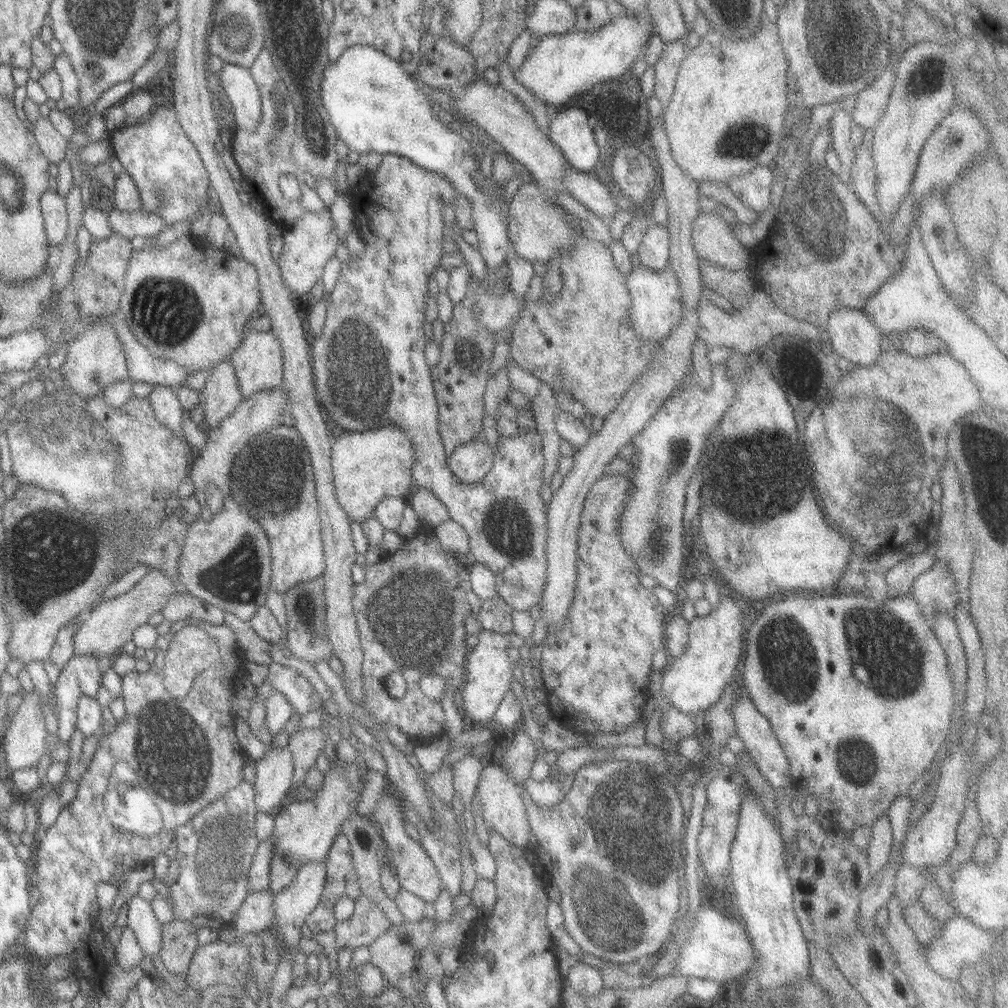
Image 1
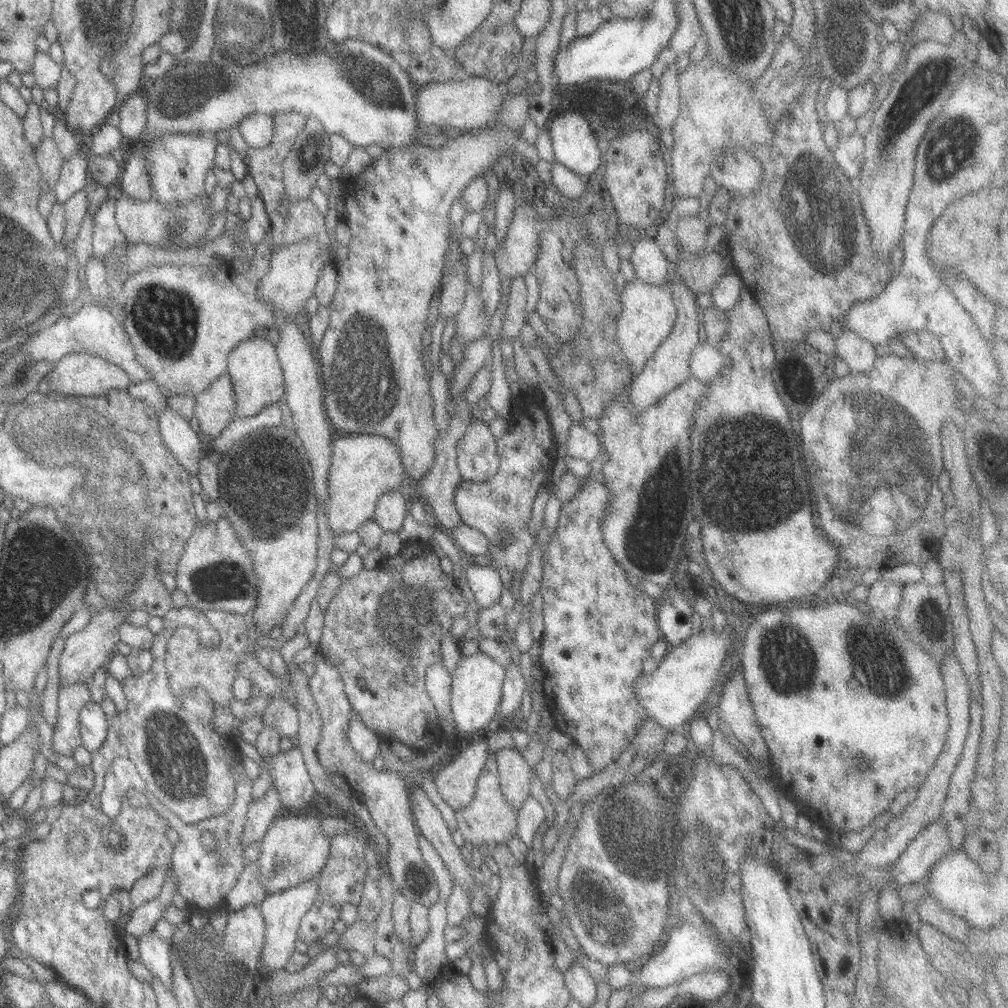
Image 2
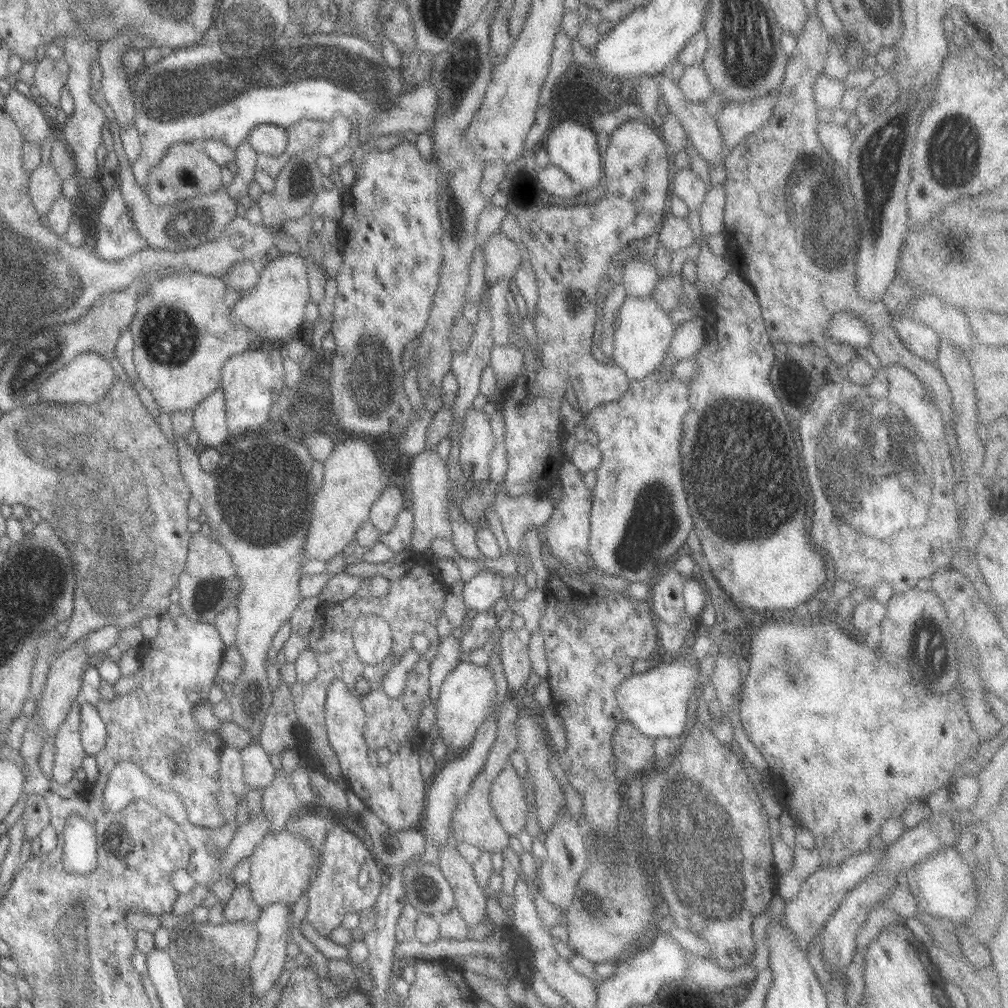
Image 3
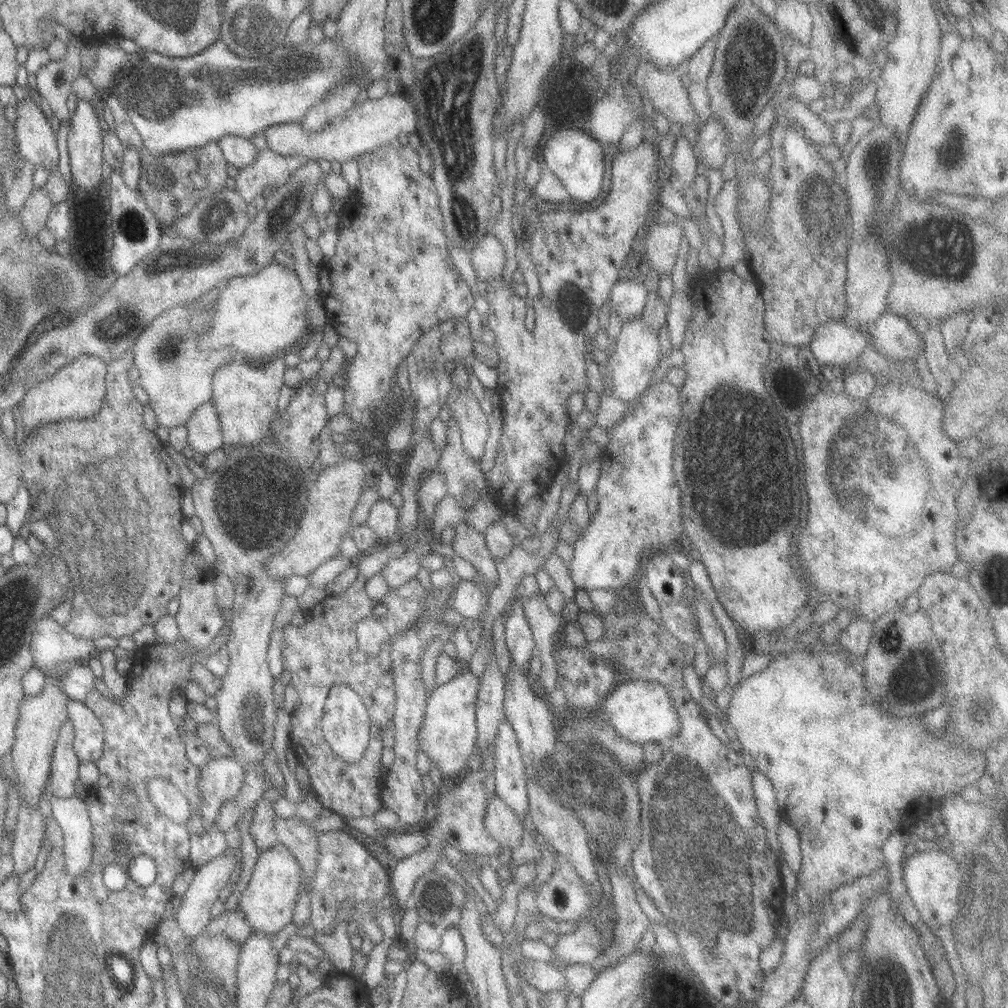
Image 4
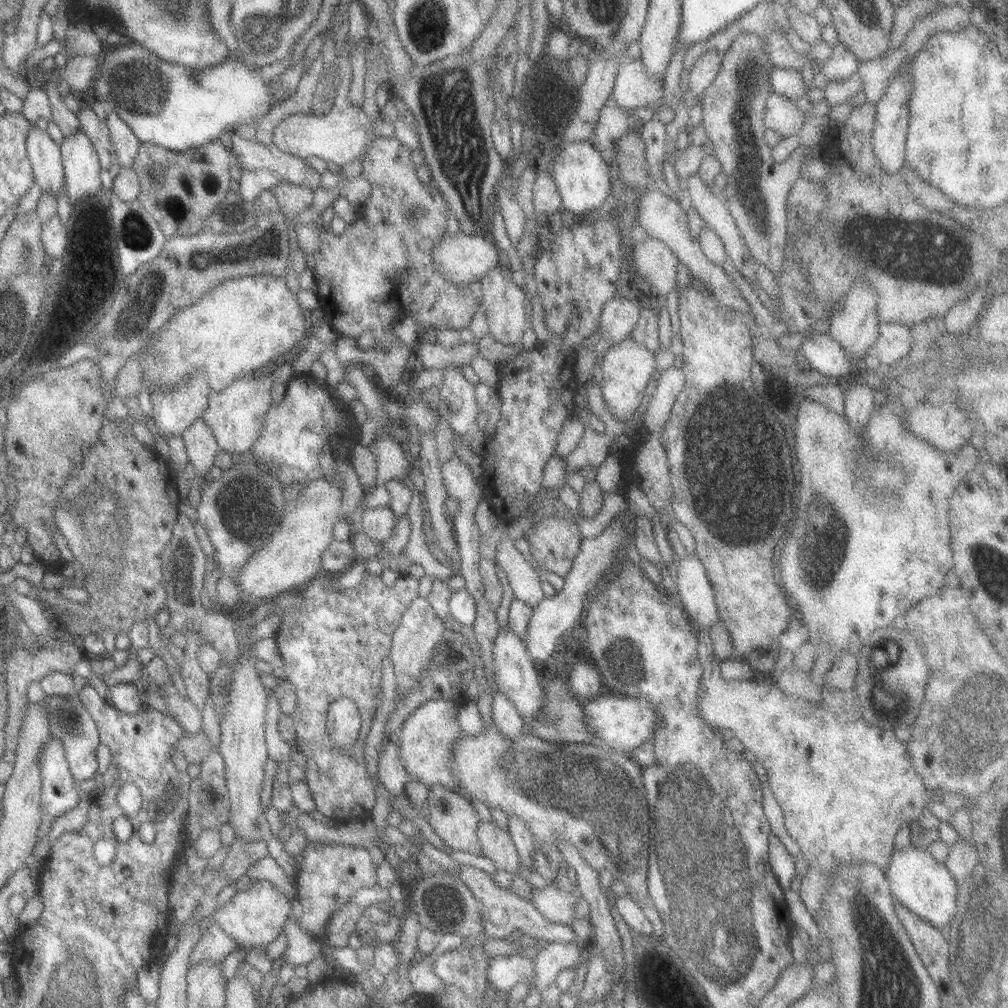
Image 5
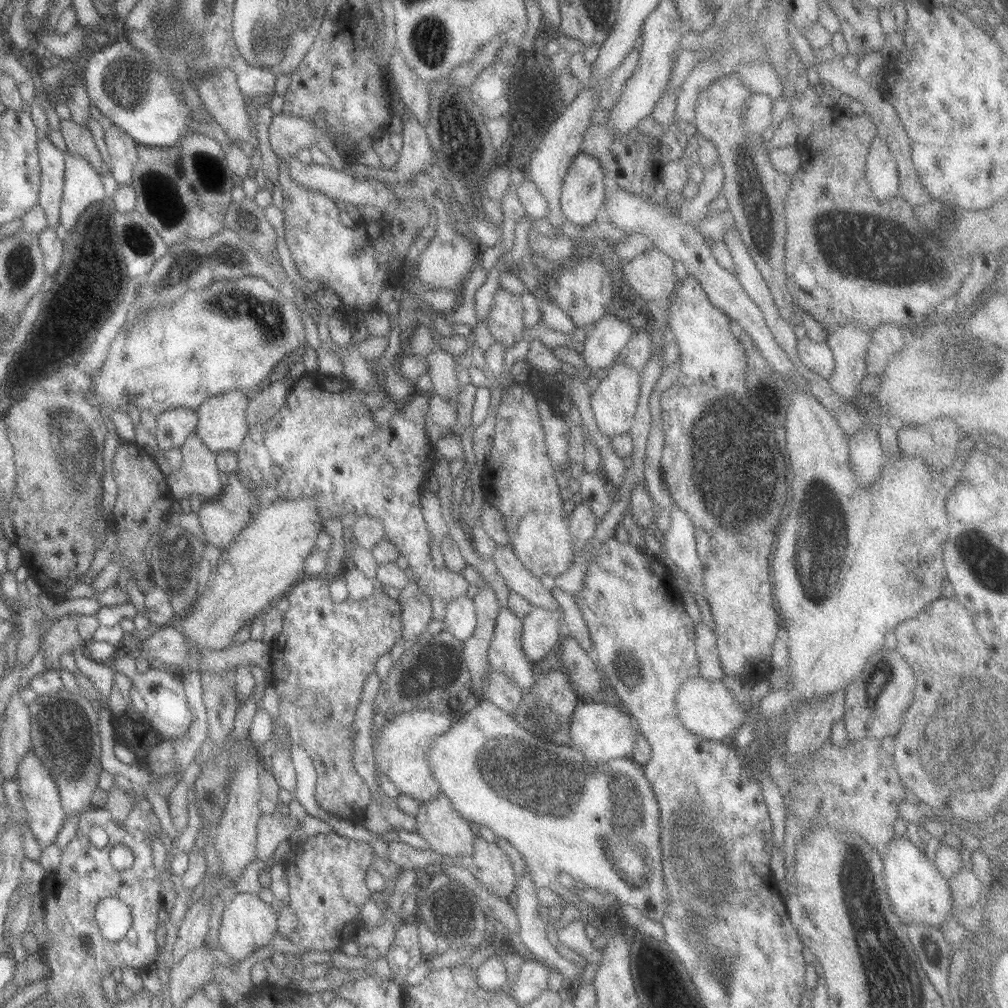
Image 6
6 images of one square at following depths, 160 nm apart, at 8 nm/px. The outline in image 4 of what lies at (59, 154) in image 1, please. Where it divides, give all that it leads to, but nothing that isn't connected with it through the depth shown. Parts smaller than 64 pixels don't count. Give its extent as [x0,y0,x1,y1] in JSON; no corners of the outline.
[17,188,52,238]

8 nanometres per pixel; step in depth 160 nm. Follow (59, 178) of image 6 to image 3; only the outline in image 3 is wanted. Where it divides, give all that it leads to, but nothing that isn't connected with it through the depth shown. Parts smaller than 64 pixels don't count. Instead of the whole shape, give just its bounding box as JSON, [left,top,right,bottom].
[4,88,55,146]

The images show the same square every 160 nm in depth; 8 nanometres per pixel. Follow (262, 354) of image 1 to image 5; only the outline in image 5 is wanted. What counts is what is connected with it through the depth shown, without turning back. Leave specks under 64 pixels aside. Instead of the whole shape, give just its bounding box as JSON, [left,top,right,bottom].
[202,363,293,454]

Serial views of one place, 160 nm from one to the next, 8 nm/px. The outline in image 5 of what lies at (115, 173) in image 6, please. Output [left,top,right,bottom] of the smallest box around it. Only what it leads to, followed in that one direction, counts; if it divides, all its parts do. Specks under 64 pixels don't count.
[104,109,141,168]

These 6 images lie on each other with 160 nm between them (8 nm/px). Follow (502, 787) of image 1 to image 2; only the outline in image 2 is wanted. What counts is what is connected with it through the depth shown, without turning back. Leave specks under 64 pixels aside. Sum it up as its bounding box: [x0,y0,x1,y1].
[454,764,517,847]

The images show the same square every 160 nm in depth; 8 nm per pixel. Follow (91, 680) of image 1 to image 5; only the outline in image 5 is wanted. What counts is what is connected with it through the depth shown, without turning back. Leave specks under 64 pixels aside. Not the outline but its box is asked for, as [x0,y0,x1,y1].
[38,737,82,820]

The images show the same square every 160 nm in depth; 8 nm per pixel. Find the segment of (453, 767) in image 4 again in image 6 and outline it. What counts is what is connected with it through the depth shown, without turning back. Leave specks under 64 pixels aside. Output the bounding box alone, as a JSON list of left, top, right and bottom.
[372,708,449,803]

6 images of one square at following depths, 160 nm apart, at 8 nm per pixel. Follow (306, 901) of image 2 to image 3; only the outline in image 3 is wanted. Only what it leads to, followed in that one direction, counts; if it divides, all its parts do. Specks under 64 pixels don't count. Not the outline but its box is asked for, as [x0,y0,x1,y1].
[248,902,290,999]

